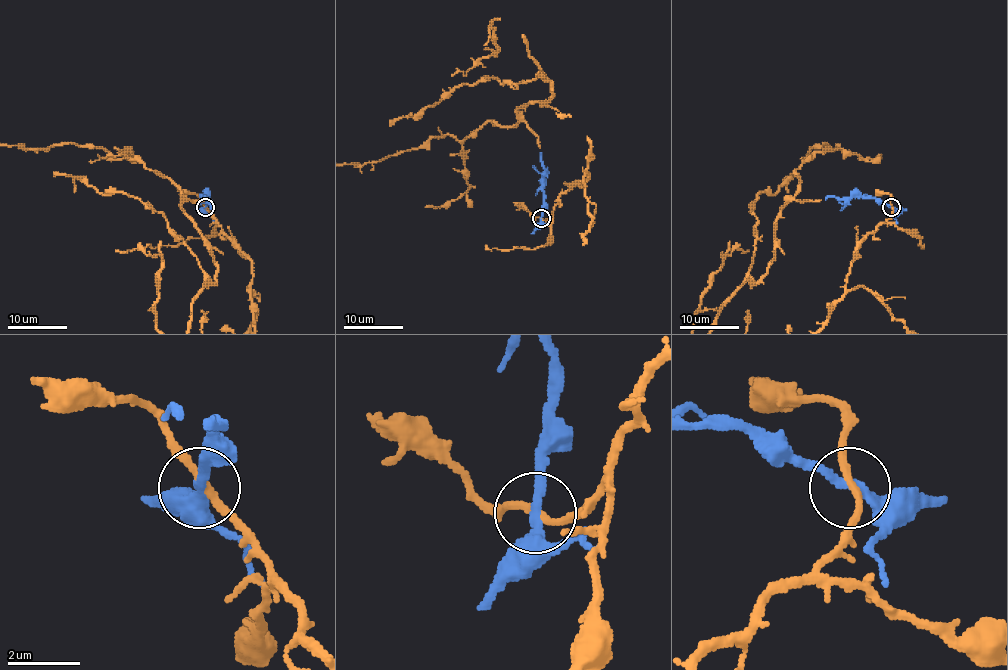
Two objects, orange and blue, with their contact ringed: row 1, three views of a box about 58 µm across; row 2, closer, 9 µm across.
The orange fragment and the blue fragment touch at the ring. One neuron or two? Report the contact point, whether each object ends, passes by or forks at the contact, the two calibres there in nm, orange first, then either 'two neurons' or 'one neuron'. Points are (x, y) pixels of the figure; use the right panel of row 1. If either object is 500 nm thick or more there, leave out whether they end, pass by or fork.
place (891, 207); orange passes by; blue passes by; calibres 190 and 260 nm; one neuron

